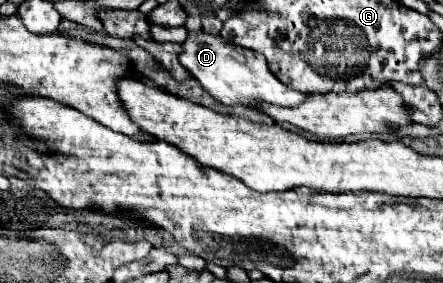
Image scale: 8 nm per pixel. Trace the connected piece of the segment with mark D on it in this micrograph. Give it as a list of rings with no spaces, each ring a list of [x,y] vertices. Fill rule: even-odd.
[[[189,33],[183,43],[183,53],[179,55],[181,65],[223,105],[245,105],[259,107],[261,103],[273,103],[279,107],[297,107],[307,99],[307,93],[293,91],[285,87],[267,67],[267,61],[261,53],[243,49],[239,45],[223,41],[219,35],[209,33]]]

